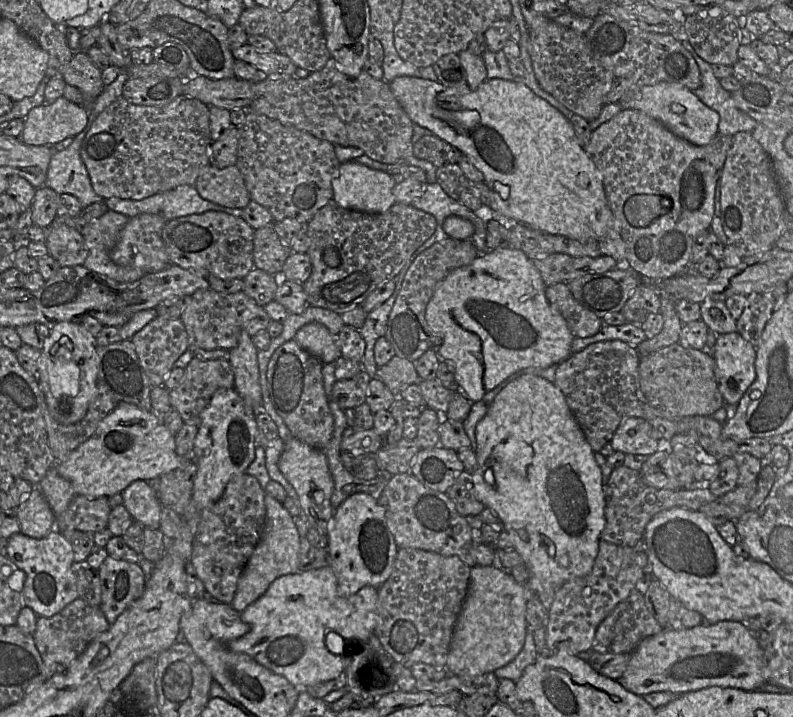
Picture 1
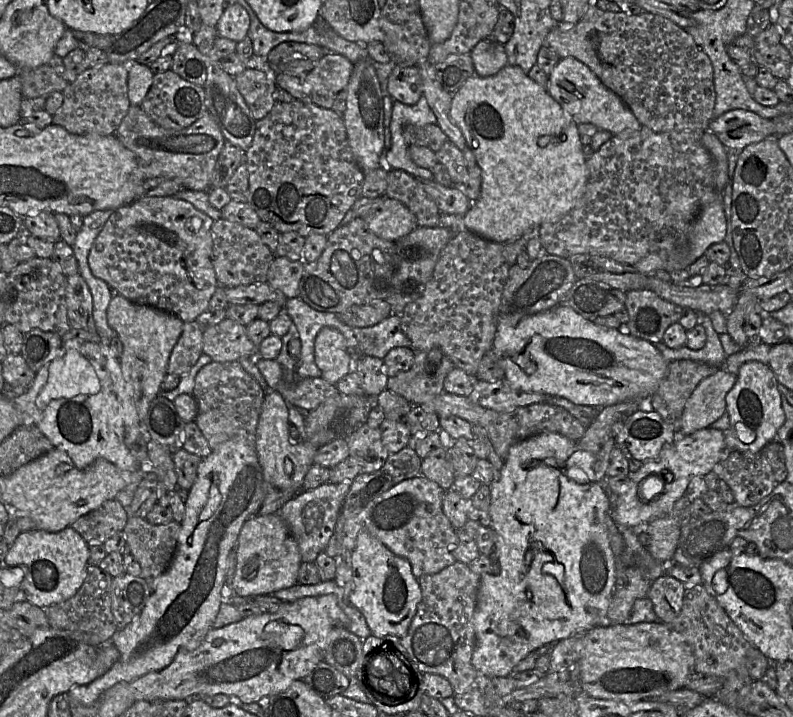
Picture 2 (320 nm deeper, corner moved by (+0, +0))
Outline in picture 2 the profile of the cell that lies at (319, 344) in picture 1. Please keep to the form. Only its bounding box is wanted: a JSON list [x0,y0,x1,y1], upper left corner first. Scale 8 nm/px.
[315,327,354,384]

